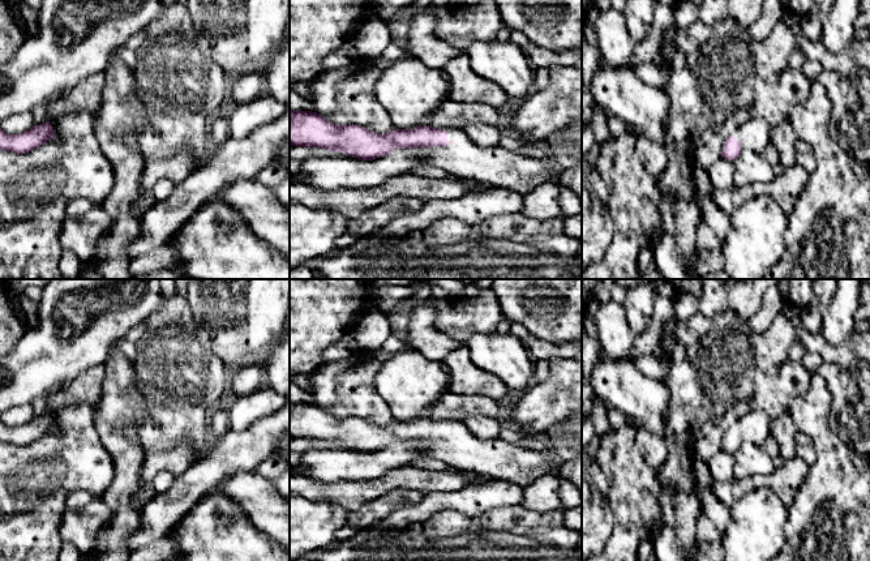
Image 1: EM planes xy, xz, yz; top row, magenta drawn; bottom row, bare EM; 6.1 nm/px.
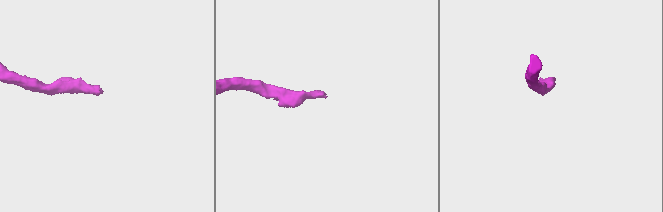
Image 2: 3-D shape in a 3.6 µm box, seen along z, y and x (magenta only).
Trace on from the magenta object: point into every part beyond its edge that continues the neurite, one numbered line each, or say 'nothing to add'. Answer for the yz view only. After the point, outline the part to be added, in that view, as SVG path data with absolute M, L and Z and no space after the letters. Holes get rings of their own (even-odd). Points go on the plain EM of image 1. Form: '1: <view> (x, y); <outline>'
1: yz (754, 427); M751 411L742 419L736 421L732 427L741 436L741 441L750 441L762 446L767 436L770 434L771 425L770 416L763 411Z

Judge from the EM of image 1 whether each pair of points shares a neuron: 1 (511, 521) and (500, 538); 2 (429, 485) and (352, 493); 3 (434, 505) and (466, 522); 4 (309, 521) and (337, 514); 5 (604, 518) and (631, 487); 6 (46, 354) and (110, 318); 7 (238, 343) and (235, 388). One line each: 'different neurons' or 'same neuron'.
1: different neurons
2: same neuron
3: different neurons
4: same neuron
5: different neurons
6: same neuron
7: different neurons

